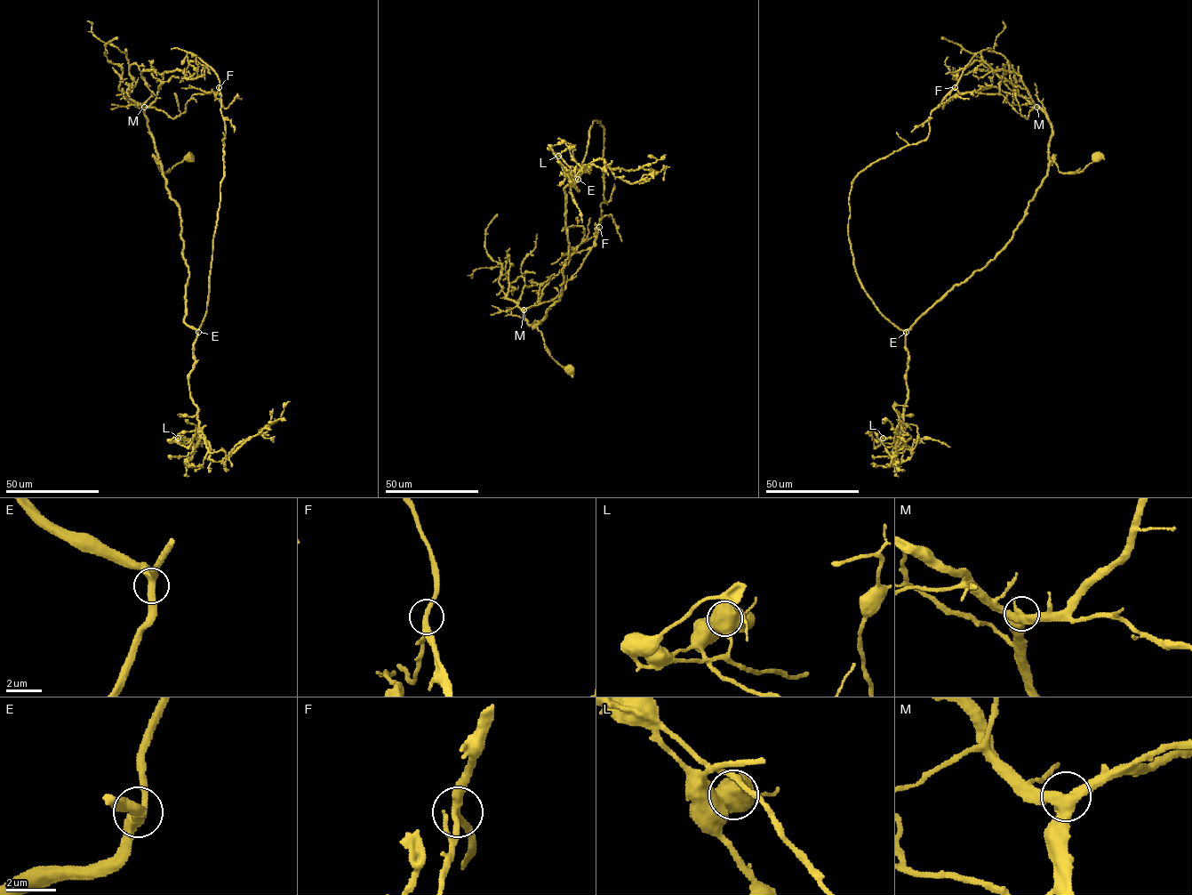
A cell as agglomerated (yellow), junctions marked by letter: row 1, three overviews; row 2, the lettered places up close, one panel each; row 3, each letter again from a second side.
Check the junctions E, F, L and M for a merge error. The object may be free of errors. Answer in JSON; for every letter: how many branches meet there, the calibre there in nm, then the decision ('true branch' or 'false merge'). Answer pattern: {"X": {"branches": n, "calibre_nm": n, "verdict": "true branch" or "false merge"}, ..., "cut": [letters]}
{"E": {"branches": 3, "calibre_nm": 340, "verdict": "true branch"}, "F": {"branches": 3, "calibre_nm": 260, "verdict": "true branch"}, "L": {"branches": 3, "calibre_nm": 800, "verdict": "false merge"}, "M": {"branches": 3, "calibre_nm": 460, "verdict": "true branch"}, "cut": ["L"]}

